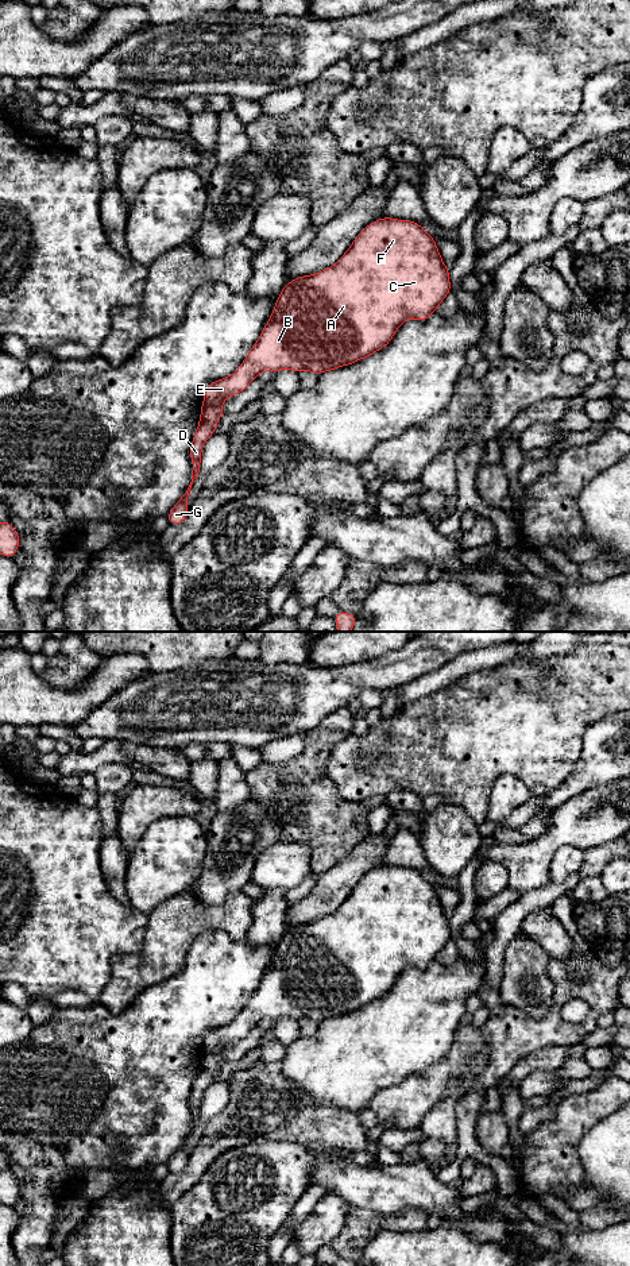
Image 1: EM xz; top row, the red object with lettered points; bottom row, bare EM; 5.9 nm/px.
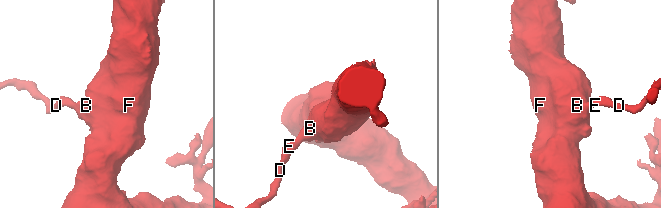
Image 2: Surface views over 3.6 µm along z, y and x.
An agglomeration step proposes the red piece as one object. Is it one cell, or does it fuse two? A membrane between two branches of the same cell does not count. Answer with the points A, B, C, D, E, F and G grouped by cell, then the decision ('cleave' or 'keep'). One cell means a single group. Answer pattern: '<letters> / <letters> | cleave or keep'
A B C D E F G | keep

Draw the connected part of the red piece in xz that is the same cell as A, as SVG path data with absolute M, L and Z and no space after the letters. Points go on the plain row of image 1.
M386 864L364 875L333 914L286 931L243 1011L232 1023L205 1035L200 1072L190 1095L192 1130L167 1161L169 1172L178 1173L188 1165L190 1153L186 1147L201 1116L202 1093L225 1061L221 1051L227 1046L241 1041L263 1019L312 1019L321 1023L351 1014L384 996L407 966L428 968L451 937L449 916L442 910L436 887L413 868Z

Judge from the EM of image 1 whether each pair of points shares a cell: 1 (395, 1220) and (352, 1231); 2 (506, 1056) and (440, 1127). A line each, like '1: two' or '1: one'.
1: one
2: two

